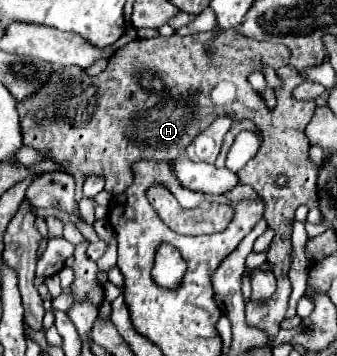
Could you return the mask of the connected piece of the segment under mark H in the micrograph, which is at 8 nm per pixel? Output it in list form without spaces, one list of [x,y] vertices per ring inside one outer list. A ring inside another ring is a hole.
[[[212,30],[212,32],[192,34],[192,36],[178,36],[178,34],[174,34],[174,36],[170,36],[170,38],[164,38],[164,36],[153,39],[137,38],[134,42],[131,42],[122,48],[120,52],[114,52],[114,54],[110,56],[110,60],[108,60],[108,70],[100,72],[100,74],[94,76],[94,78],[86,76],[86,72],[84,72],[82,68],[62,68],[62,70],[56,70],[56,72],[52,74],[52,80],[48,80],[48,88],[44,88],[44,92],[38,92],[36,96],[32,96],[32,100],[24,100],[24,104],[18,104],[18,114],[20,114],[20,122],[22,122],[22,126],[24,126],[24,146],[32,146],[32,148],[36,148],[36,150],[50,150],[50,158],[54,158],[54,160],[62,160],[62,162],[68,162],[68,164],[70,164],[70,174],[72,174],[72,176],[76,178],[76,182],[78,182],[78,184],[76,184],[75,192],[76,202],[78,203],[84,196],[82,192],[82,182],[84,182],[84,178],[90,176],[90,174],[104,176],[104,178],[106,178],[106,192],[110,192],[112,196],[118,196],[118,194],[126,192],[126,190],[128,190],[128,184],[132,184],[132,180],[134,180],[134,176],[132,176],[132,174],[134,174],[134,172],[132,172],[132,164],[134,164],[134,162],[144,160],[144,158],[152,158],[152,160],[176,160],[180,154],[184,154],[186,146],[194,140],[194,134],[200,134],[206,126],[210,126],[210,120],[216,120],[218,116],[252,118],[254,124],[256,124],[256,126],[262,130],[262,134],[264,134],[264,144],[260,146],[258,156],[254,156],[254,158],[252,158],[252,160],[240,170],[240,184],[248,184],[248,186],[252,186],[252,188],[258,192],[258,196],[264,200],[264,206],[266,206],[264,218],[266,218],[268,226],[274,228],[274,232],[276,232],[276,236],[274,236],[270,248],[268,248],[268,262],[274,264],[272,272],[274,272],[274,276],[276,276],[276,280],[278,280],[278,290],[276,290],[276,296],[272,296],[272,300],[266,300],[264,304],[246,302],[246,324],[252,326],[252,328],[264,330],[266,334],[278,334],[278,330],[280,330],[280,322],[284,320],[284,314],[286,314],[286,308],[288,308],[288,296],[290,296],[290,292],[292,292],[292,290],[290,290],[290,280],[288,280],[286,276],[288,276],[288,268],[290,268],[290,252],[292,252],[292,246],[290,246],[290,234],[292,234],[294,210],[296,210],[300,204],[306,204],[306,206],[318,204],[318,192],[316,192],[318,168],[308,160],[308,140],[306,140],[306,136],[304,136],[304,128],[306,128],[308,118],[312,116],[316,104],[304,100],[304,110],[284,112],[284,114],[272,114],[272,112],[266,108],[266,104],[264,104],[264,100],[260,98],[260,94],[254,94],[252,86],[248,84],[248,74],[254,72],[254,70],[260,70],[260,64],[268,64],[268,66],[272,66],[272,68],[276,68],[276,70],[282,68],[282,66],[286,66],[286,62],[288,62],[288,48],[282,48],[280,44],[276,46],[276,44],[268,44],[268,42],[258,42],[257,40],[248,39],[250,38],[240,36],[240,34],[234,32],[234,30],[224,30],[224,32]],[[280,174],[286,174],[286,176],[288,176],[288,184],[286,184],[284,188],[278,188],[278,186],[274,184],[276,176],[280,176]]]

